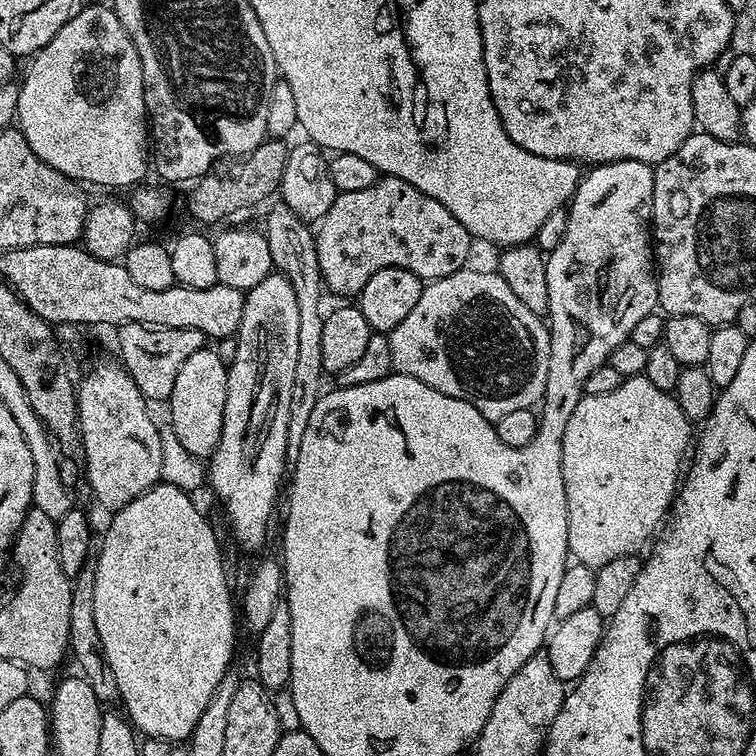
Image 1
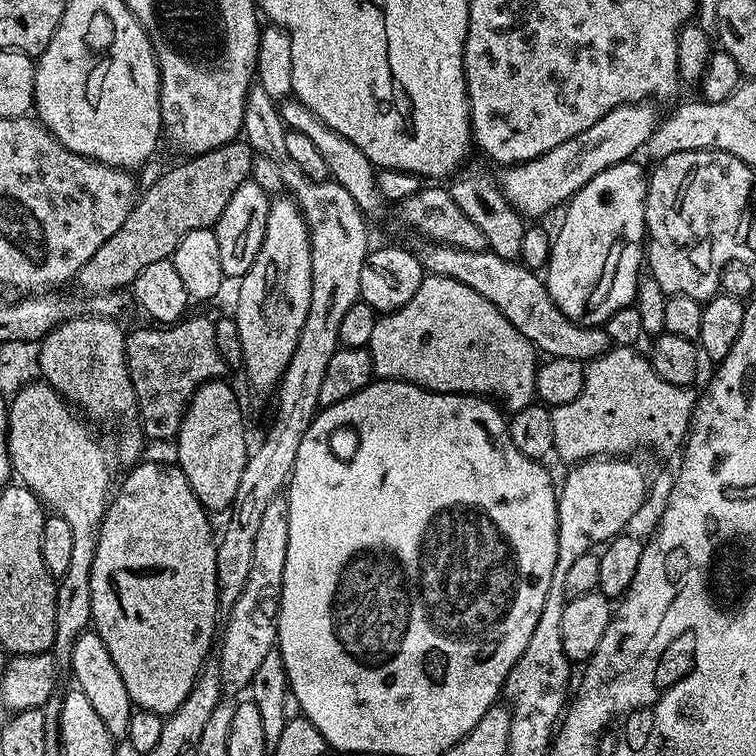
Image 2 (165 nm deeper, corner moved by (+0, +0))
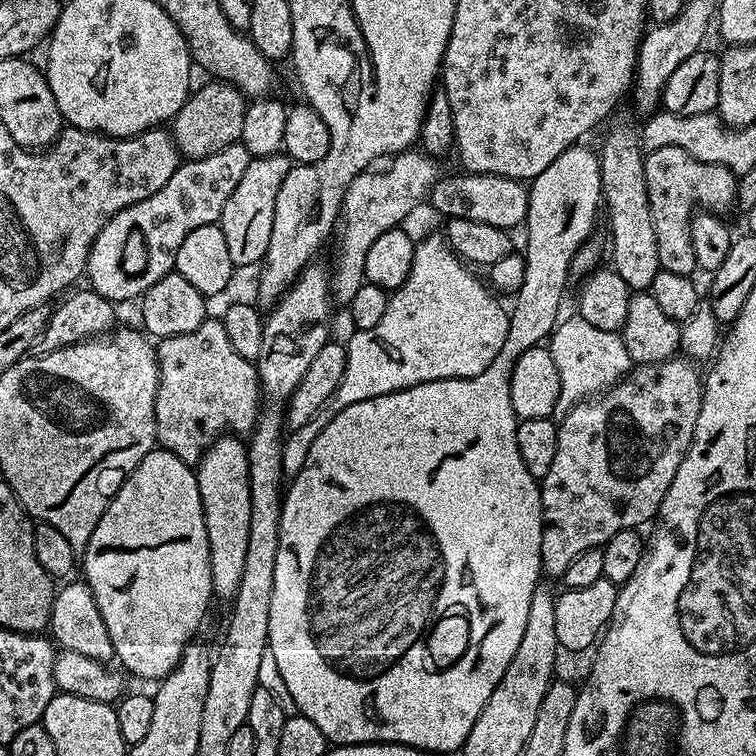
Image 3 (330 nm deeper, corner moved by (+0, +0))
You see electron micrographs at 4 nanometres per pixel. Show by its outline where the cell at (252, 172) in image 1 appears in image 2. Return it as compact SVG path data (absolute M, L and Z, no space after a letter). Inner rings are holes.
M233 142L223 144L209 152L195 153L185 164L176 164L169 172L164 172L148 189L139 193L136 205L130 210L126 222L114 230L114 235L106 238L98 250L94 250L94 258L86 262L76 271L74 284L77 284L82 291L88 292L92 296L103 296L109 292L120 292L127 289L146 270L146 266L151 266L154 262L171 260L178 242L190 234L190 230L202 230L203 228L215 229L218 218L222 218L222 210L226 210L226 205L230 198L234 198L234 190L238 186L249 183L252 175L252 161L254 153L247 143Z

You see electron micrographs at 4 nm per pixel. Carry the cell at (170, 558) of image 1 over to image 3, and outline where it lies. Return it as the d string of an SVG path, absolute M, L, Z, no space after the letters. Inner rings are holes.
M157 447L156 451L146 454L142 462L124 479L124 484L116 491L116 497L108 502L98 526L94 526L94 534L90 534L90 542L82 553L82 572L88 589L94 594L98 602L98 610L102 610L102 620L106 622L106 630L110 630L110 642L114 642L116 651L115 659L120 660L119 667L125 673L133 672L144 680L159 682L174 670L174 666L182 658L184 649L193 643L196 631L208 612L208 603L214 600L211 582L210 546L207 540L206 522L203 518L202 498L199 497L199 486L196 481L196 472L193 465L182 462L174 454L170 454L165 448Z

